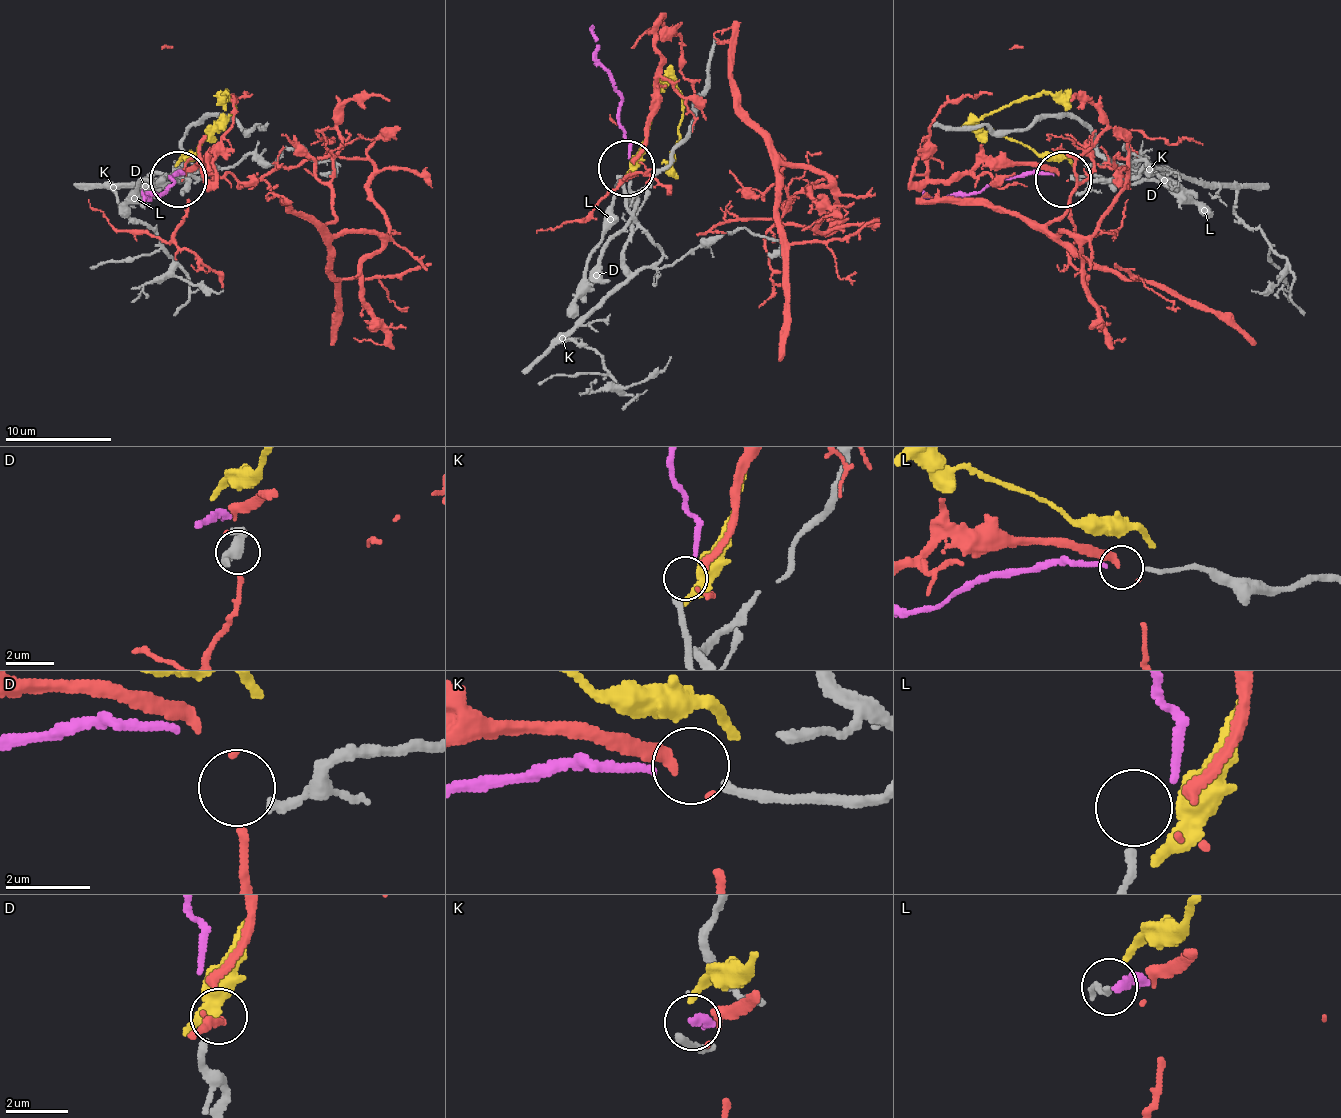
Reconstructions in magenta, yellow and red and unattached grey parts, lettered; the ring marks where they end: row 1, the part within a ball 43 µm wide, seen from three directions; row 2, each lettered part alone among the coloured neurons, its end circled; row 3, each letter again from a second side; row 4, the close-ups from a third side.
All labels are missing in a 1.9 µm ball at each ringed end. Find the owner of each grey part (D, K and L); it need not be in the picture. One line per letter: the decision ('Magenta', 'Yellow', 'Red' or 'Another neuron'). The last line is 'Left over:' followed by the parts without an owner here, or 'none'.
D: Another neuron
K: Magenta
L: Another neuron
Left over: D, L

